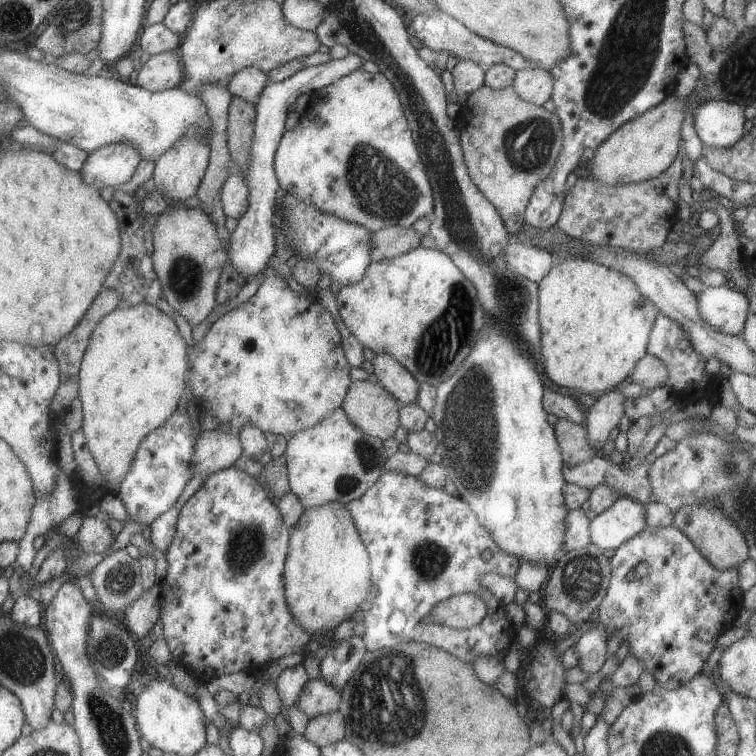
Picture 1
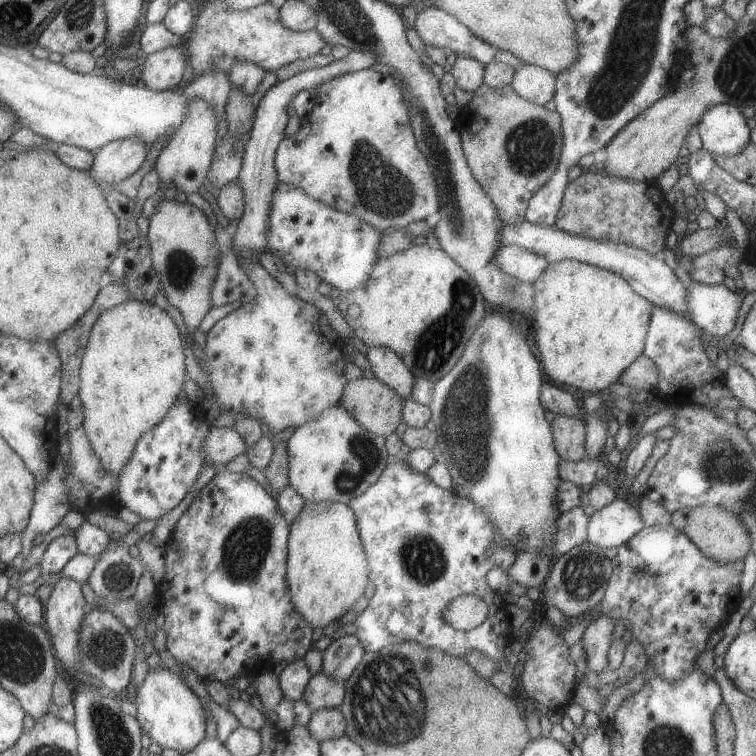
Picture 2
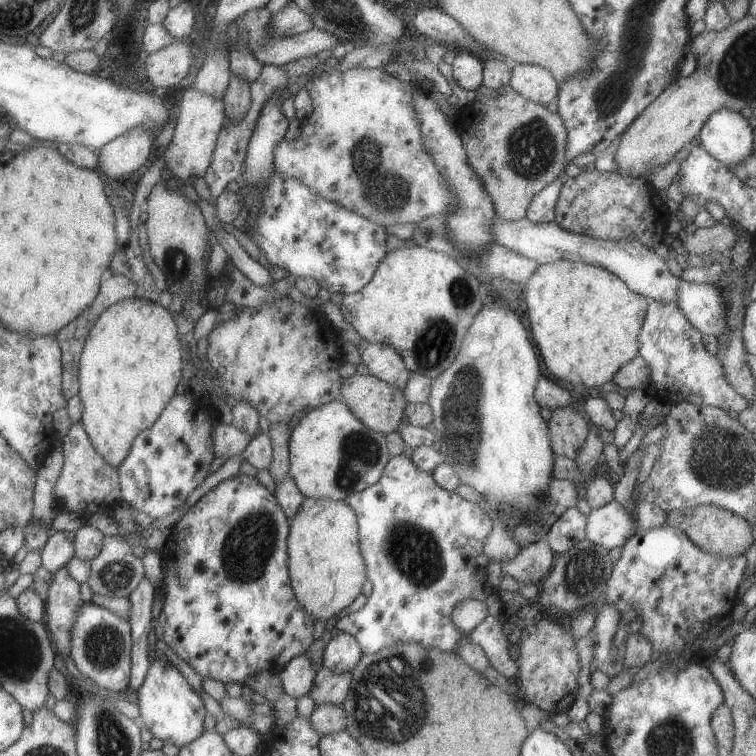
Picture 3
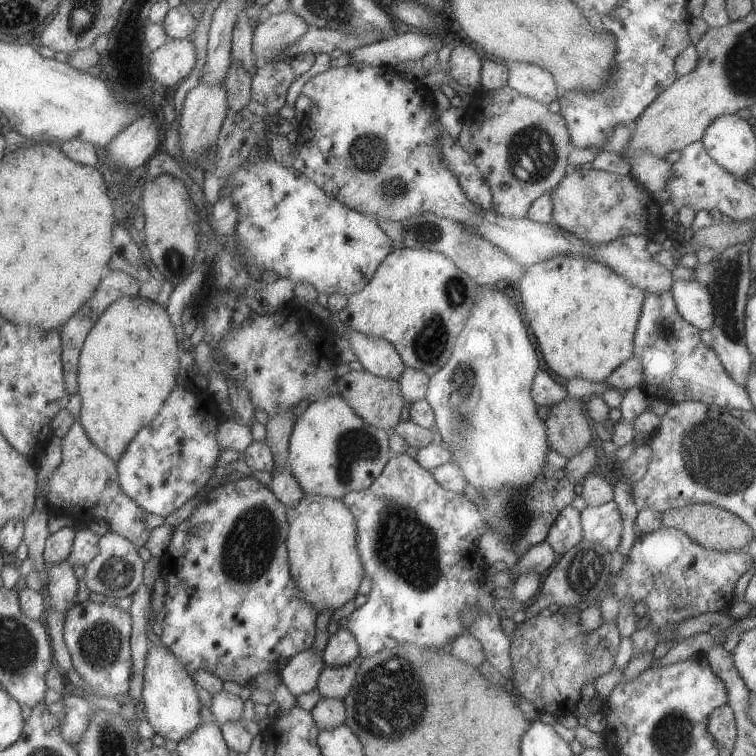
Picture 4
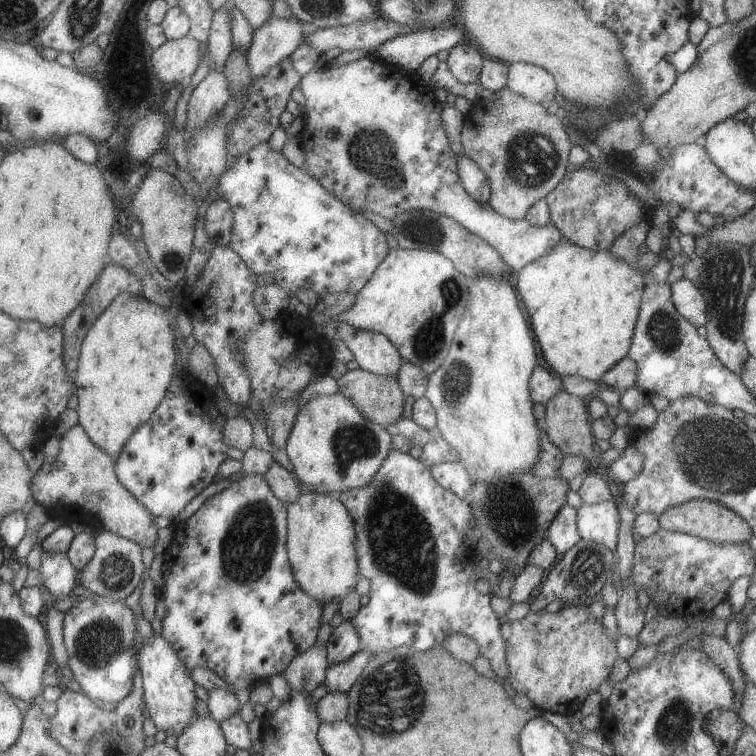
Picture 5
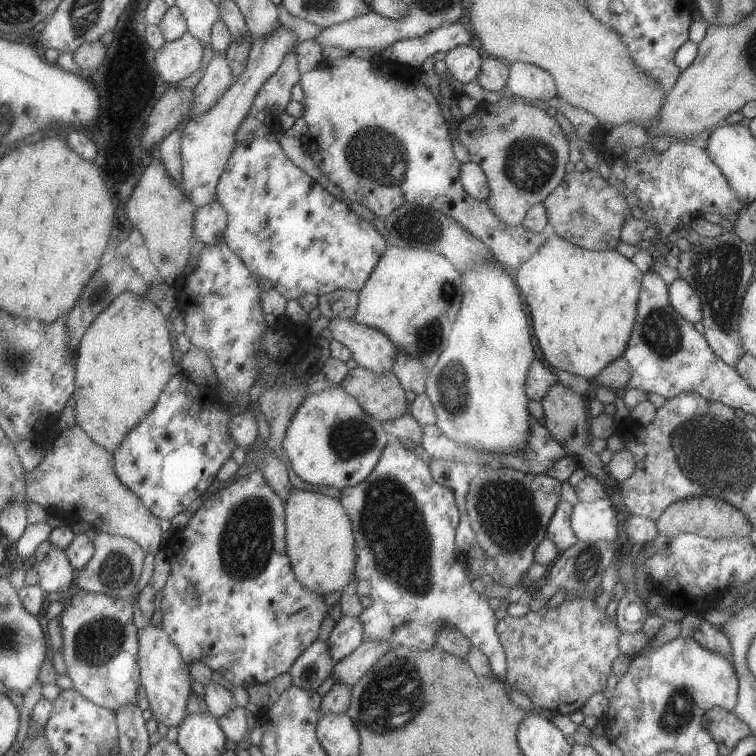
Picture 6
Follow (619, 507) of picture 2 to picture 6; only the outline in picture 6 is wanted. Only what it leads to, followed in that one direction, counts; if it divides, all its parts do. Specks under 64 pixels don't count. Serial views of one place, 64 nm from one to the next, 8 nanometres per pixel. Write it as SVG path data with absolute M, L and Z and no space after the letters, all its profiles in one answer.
M607 496L590 502L578 501L572 506L570 528L578 541L611 542L617 538L619 518L621 515L615 512Z

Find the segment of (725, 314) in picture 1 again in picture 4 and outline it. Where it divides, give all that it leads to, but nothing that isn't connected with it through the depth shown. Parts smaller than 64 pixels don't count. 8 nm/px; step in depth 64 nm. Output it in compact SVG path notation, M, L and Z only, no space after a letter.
M675 279L670 289L677 313L697 331L710 330L714 322L712 297L696 281Z

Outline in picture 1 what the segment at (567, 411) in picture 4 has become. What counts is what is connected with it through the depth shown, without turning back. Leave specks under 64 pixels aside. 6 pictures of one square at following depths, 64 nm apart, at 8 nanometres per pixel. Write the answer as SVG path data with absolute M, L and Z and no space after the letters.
M557 419L552 428L565 466L575 466L581 462L587 462L599 453L587 444L584 426L573 424L569 420Z

